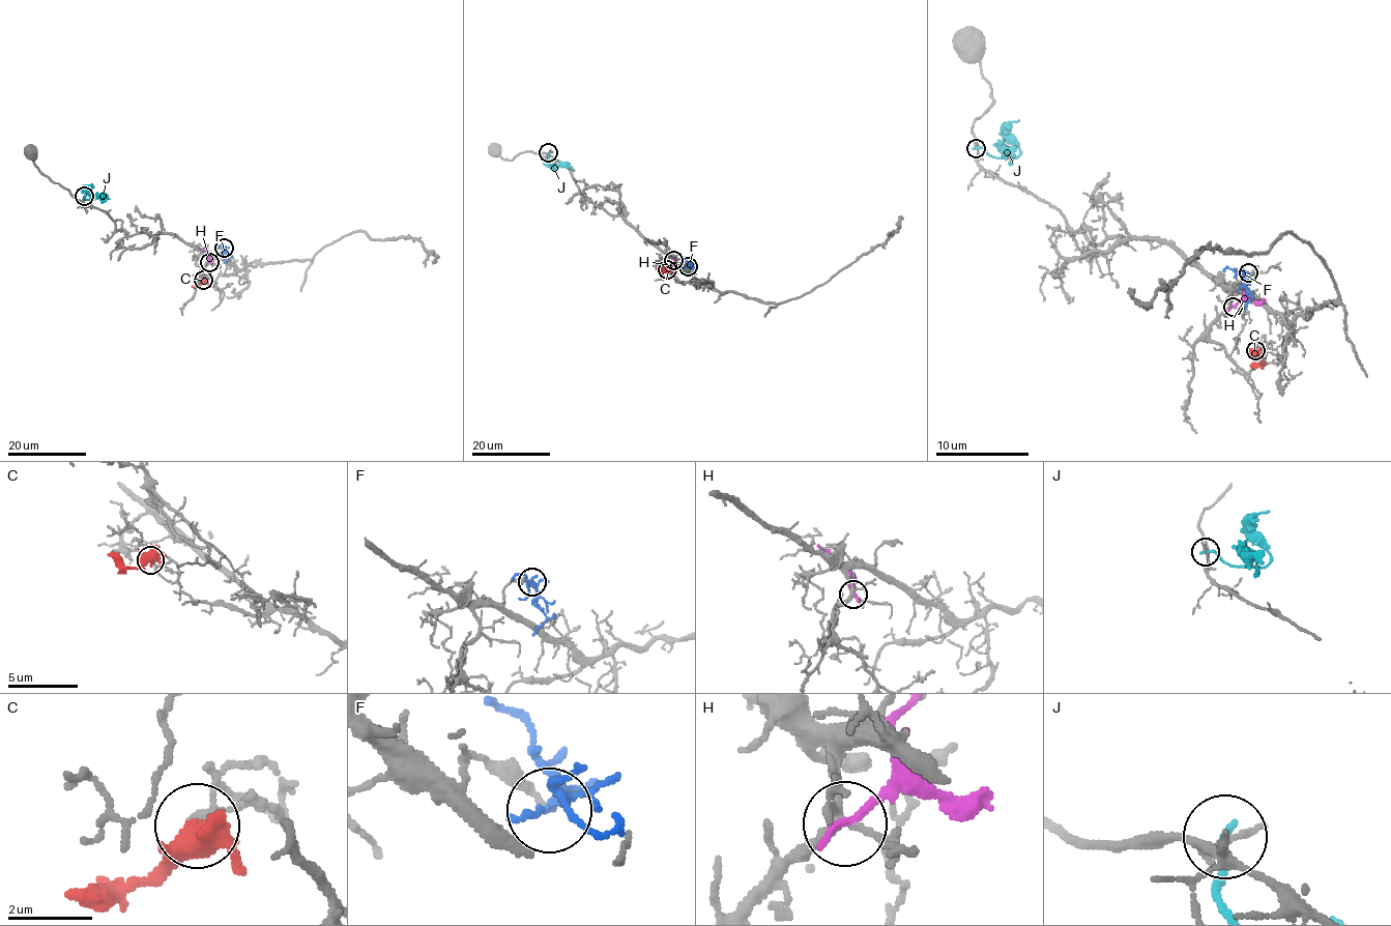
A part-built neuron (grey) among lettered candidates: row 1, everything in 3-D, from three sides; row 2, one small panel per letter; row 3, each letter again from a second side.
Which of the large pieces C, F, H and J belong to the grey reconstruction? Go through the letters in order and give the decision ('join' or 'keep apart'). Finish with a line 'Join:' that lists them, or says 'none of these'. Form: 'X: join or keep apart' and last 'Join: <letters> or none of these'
C: keep apart
F: keep apart
H: keep apart
J: keep apart
Join: none of these

